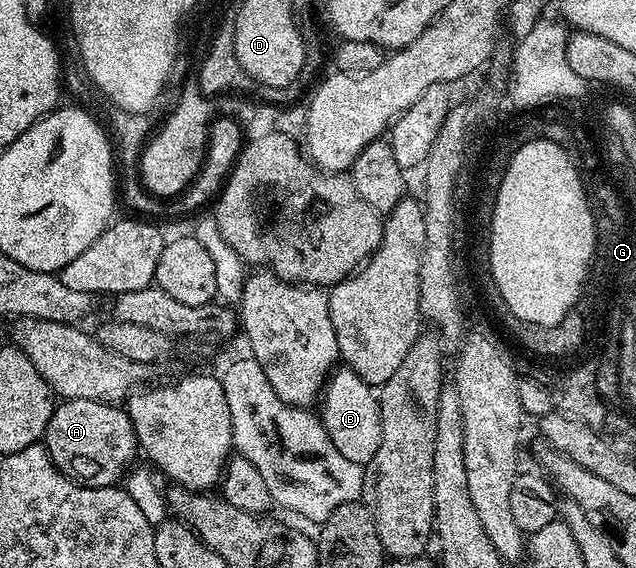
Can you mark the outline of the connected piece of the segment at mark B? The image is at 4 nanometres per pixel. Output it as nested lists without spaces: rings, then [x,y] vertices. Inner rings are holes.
[[[338,368],[329,375],[328,381],[320,395],[320,421],[322,427],[328,432],[332,444],[336,444],[336,452],[340,456],[359,464],[368,463],[376,454],[380,446],[381,438],[381,408],[379,406],[379,395],[375,387],[369,386],[356,371],[349,368]]]

